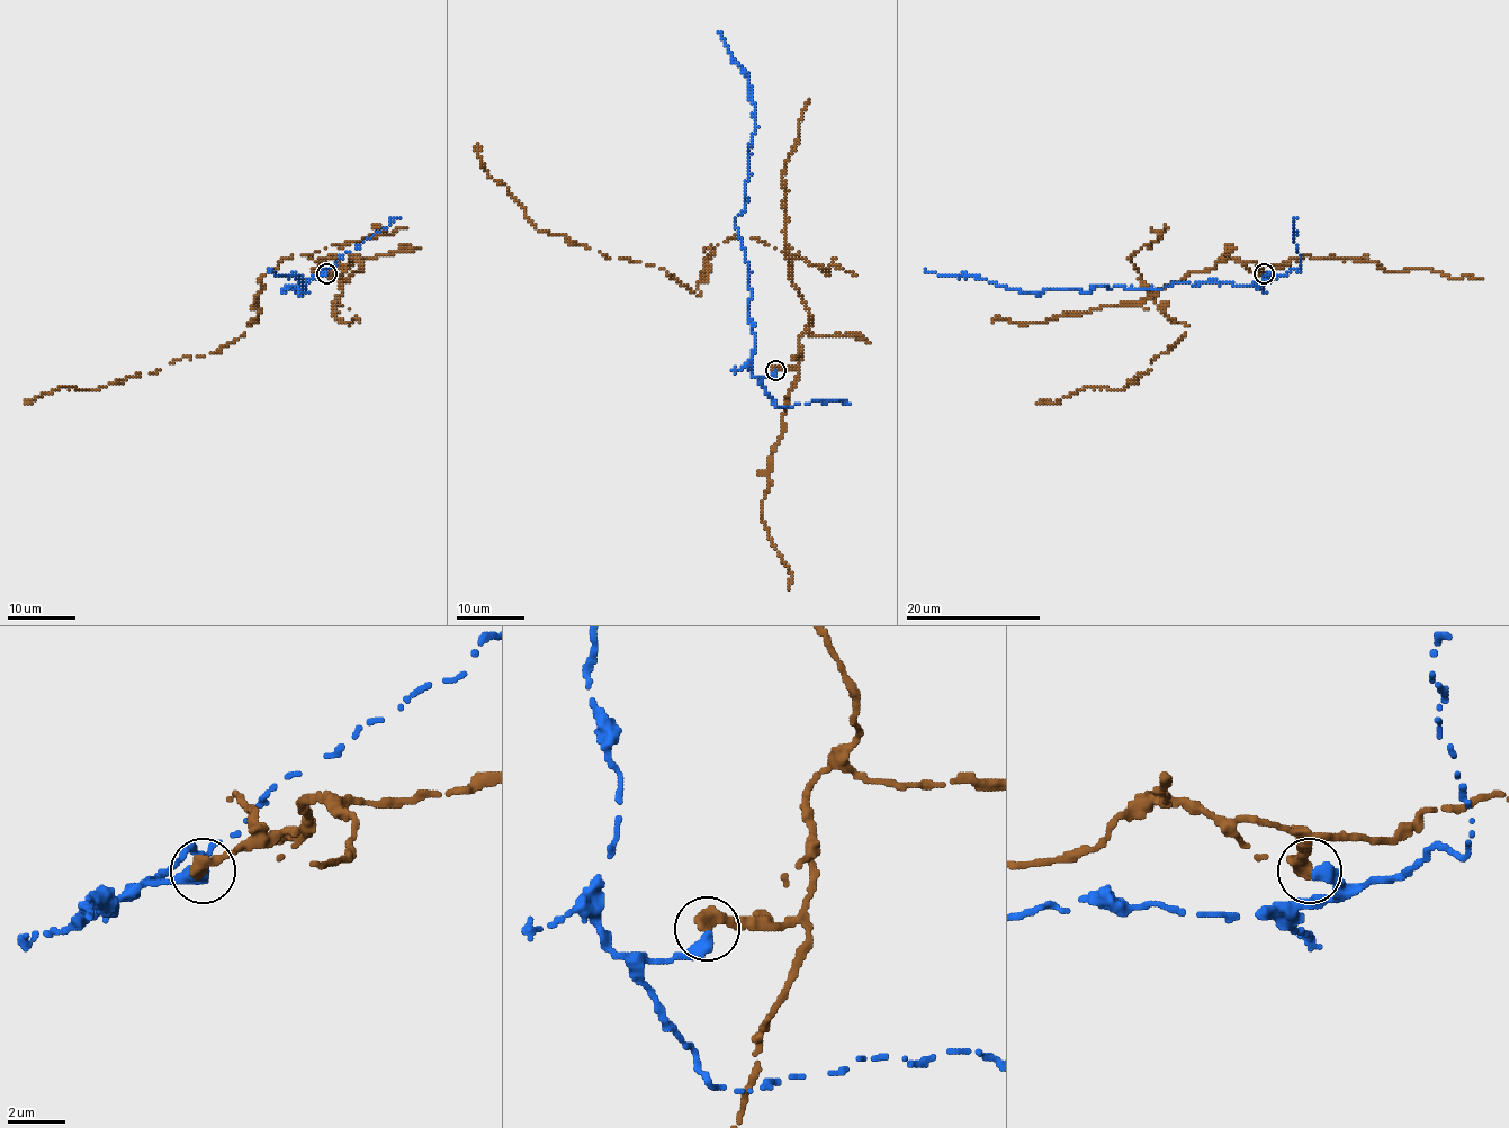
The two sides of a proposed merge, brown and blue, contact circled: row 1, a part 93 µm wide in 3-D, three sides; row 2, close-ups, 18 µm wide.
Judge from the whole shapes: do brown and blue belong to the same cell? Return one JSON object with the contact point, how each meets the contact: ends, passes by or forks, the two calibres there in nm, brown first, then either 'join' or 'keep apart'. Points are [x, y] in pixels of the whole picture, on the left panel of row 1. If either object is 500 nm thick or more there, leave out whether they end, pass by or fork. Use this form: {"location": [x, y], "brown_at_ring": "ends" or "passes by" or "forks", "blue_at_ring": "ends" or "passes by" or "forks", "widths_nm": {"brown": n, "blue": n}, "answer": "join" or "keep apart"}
{"location": [326, 273], "widths_nm": {"brown": 500, "blue": 460}, "answer": "keep apart"}

